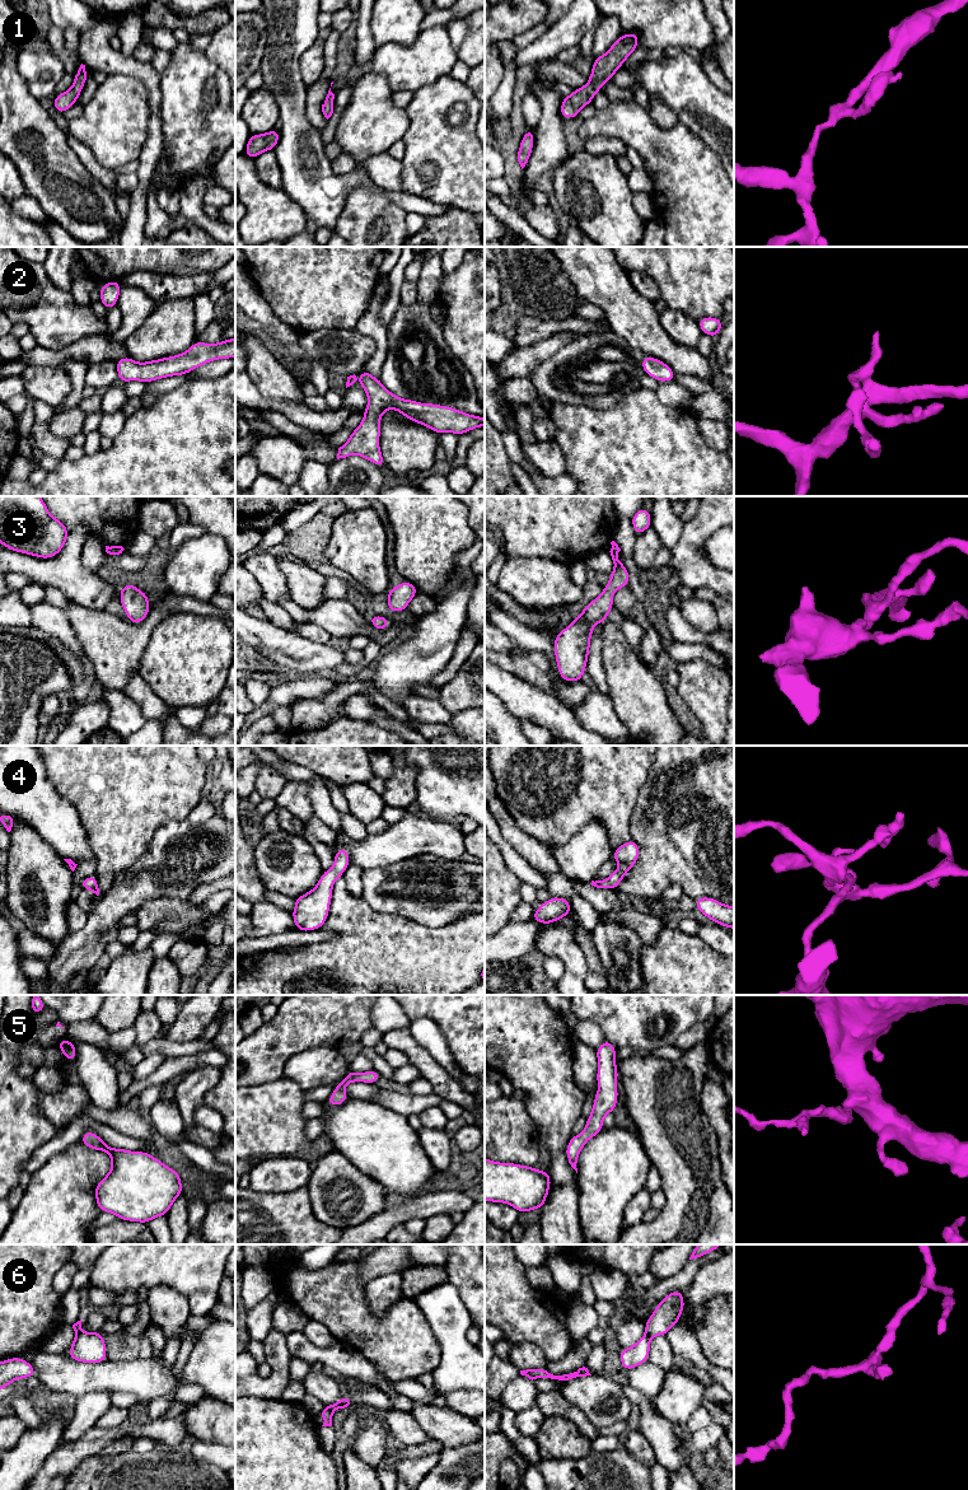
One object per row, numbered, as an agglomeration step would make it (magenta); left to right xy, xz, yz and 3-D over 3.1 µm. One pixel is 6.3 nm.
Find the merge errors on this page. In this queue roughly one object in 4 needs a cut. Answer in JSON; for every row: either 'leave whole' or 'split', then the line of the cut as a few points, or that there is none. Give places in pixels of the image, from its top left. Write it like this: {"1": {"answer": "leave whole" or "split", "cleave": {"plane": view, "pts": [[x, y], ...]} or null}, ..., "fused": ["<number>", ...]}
{"1": {"answer": "leave whole", "cleave": null}, "2": {"answer": "leave whole", "cleave": null}, "3": {"answer": "leave whole", "cleave": null}, "4": {"answer": "leave whole", "cleave": null}, "5": {"answer": "leave whole", "cleave": null}, "6": {"answer": "split", "cleave": {"plane": "xz", "pts": [[326, 1405], [332, 1413]]}}, "fused": ["6"]}

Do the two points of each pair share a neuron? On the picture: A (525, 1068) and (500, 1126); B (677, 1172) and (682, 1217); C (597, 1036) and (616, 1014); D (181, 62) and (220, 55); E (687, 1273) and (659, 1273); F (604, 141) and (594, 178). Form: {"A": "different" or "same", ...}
{"A": "different", "B": "same", "C": "different", "D": "different", "E": "different", "F": "different"}

